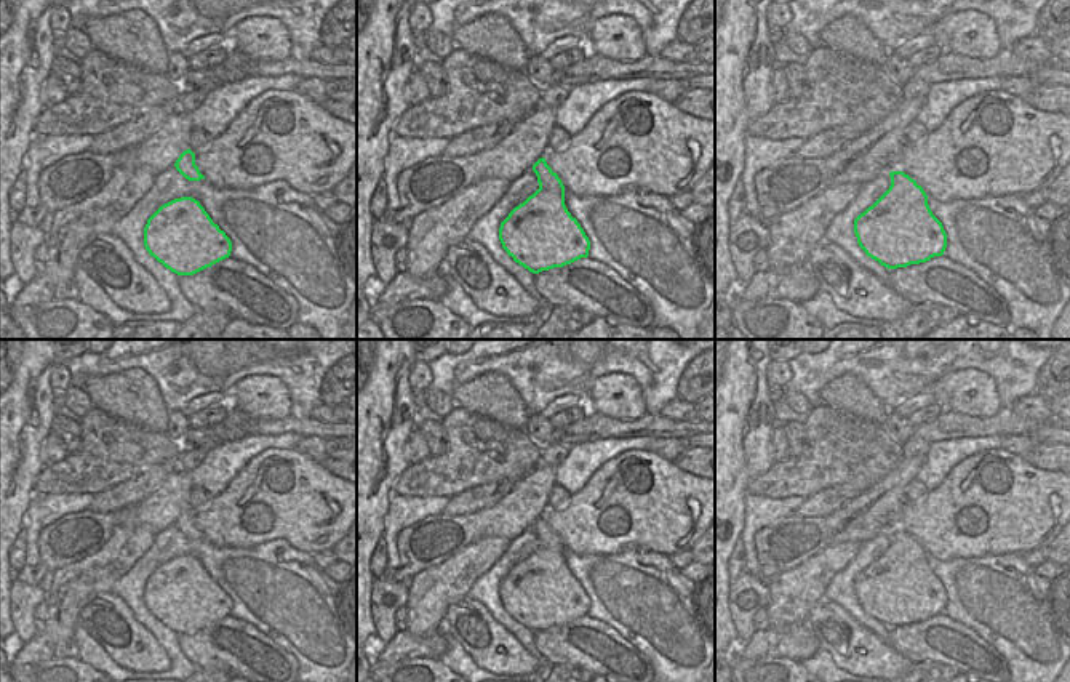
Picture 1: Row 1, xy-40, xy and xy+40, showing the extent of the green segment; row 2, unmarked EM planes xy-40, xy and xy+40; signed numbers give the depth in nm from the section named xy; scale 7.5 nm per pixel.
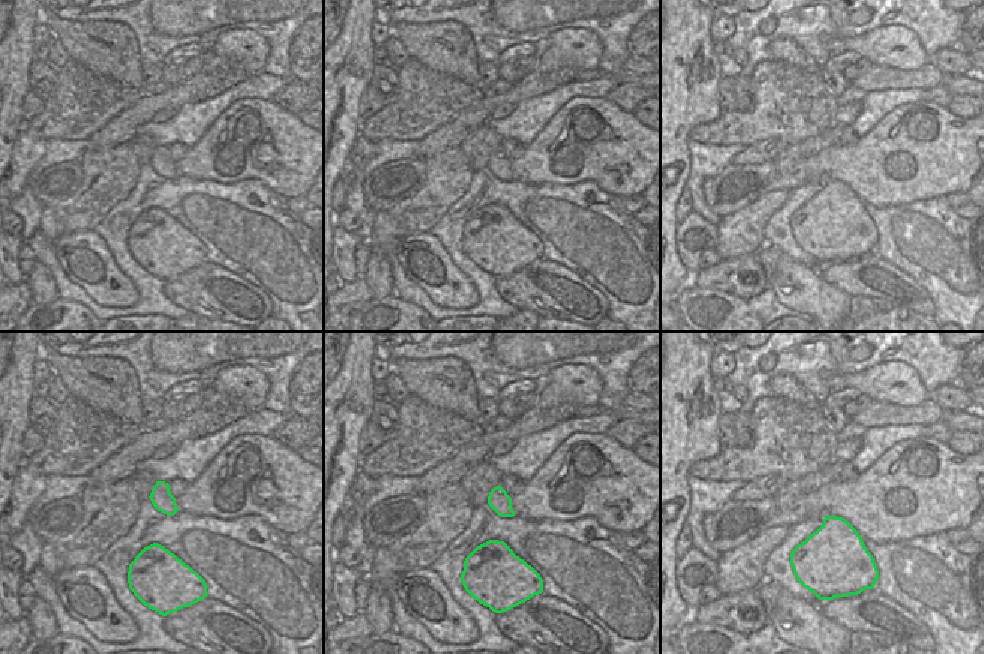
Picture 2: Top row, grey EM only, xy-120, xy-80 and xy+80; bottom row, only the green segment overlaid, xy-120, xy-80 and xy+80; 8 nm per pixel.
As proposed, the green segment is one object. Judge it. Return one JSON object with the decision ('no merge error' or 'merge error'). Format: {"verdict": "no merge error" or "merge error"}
{"verdict": "no merge error"}

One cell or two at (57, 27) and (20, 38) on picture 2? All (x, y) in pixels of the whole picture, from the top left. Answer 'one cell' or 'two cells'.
two cells

